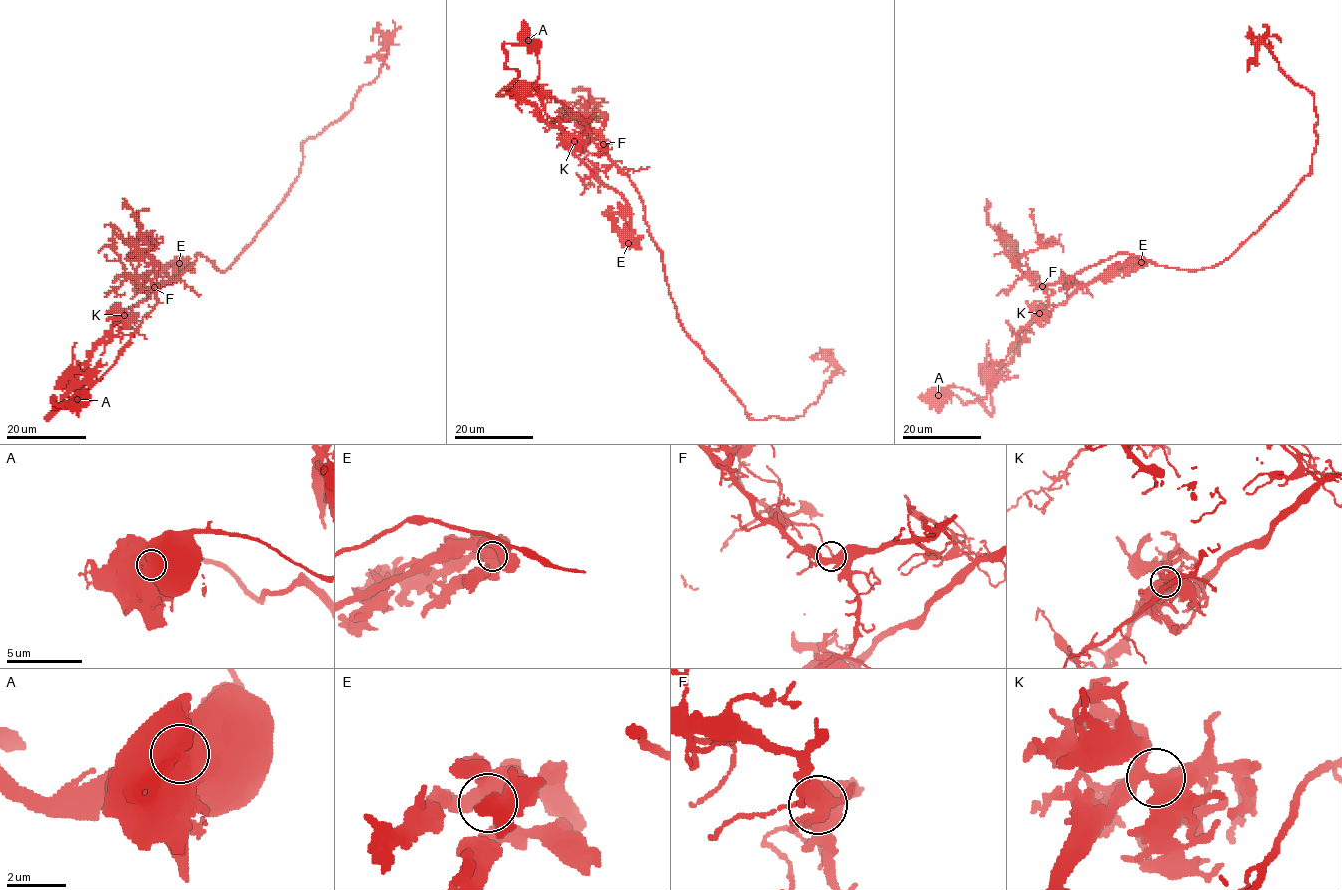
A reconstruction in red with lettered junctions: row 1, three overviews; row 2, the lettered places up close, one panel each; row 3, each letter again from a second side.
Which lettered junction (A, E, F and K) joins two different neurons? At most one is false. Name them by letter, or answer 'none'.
A

